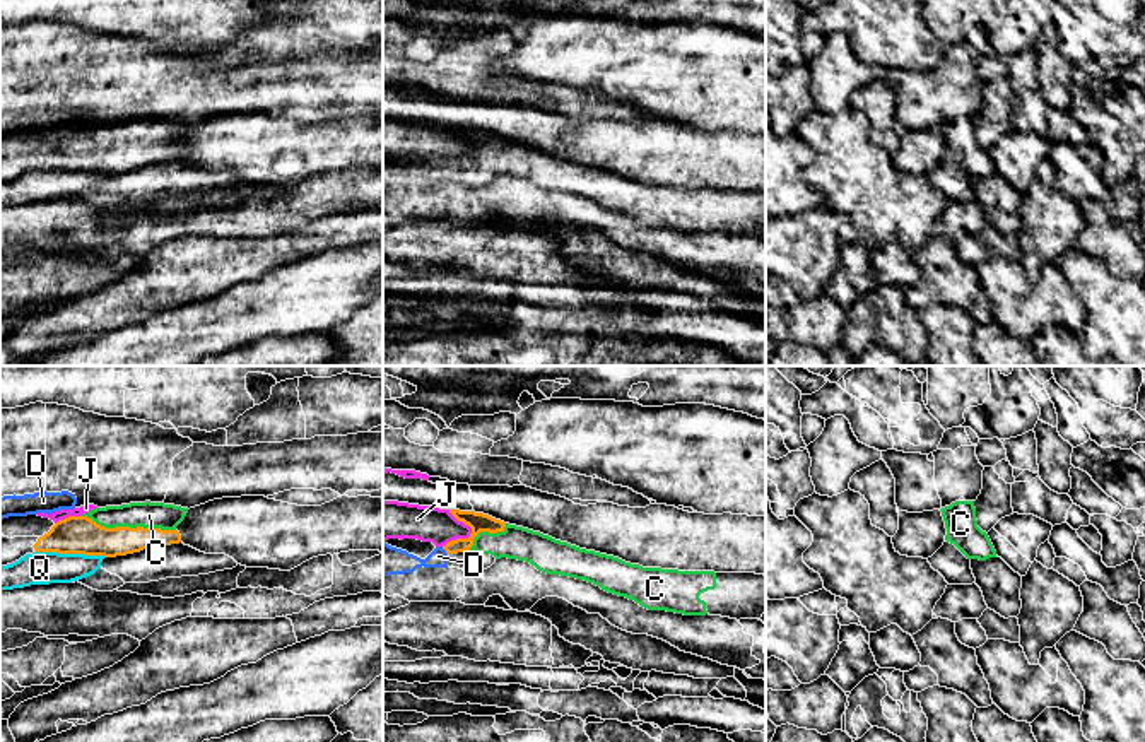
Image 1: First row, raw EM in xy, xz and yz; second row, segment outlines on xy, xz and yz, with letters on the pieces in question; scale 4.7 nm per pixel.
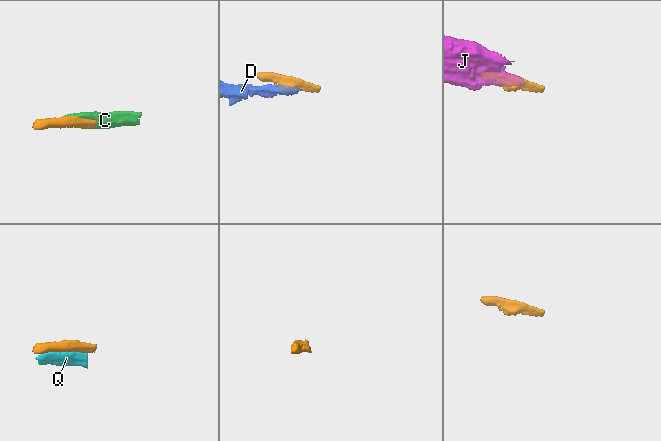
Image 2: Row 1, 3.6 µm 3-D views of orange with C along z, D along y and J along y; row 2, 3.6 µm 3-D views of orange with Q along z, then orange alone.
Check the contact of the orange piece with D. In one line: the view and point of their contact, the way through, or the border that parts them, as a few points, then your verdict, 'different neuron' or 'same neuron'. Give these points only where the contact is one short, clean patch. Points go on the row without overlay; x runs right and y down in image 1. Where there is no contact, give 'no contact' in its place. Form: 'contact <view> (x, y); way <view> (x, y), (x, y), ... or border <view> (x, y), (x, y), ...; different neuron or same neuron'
contact xz (445, 166); border xz (441, 164), (446, 171); different neuron

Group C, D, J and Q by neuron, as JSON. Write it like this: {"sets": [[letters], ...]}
{"sets": [["C"], ["D"], ["J"], ["Q"]]}

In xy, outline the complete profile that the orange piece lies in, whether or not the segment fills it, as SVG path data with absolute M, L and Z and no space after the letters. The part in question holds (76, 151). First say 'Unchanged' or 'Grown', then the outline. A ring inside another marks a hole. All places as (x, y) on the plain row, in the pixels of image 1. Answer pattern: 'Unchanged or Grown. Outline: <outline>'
Grown. Outline: M145 118L96 125L80 133L68 133L56 140L38 132L9 133L0 137L0 183L12 181L32 169L116 174L140 169L149 164L179 161L181 152L176 144L185 137L186 130L188 125Z

